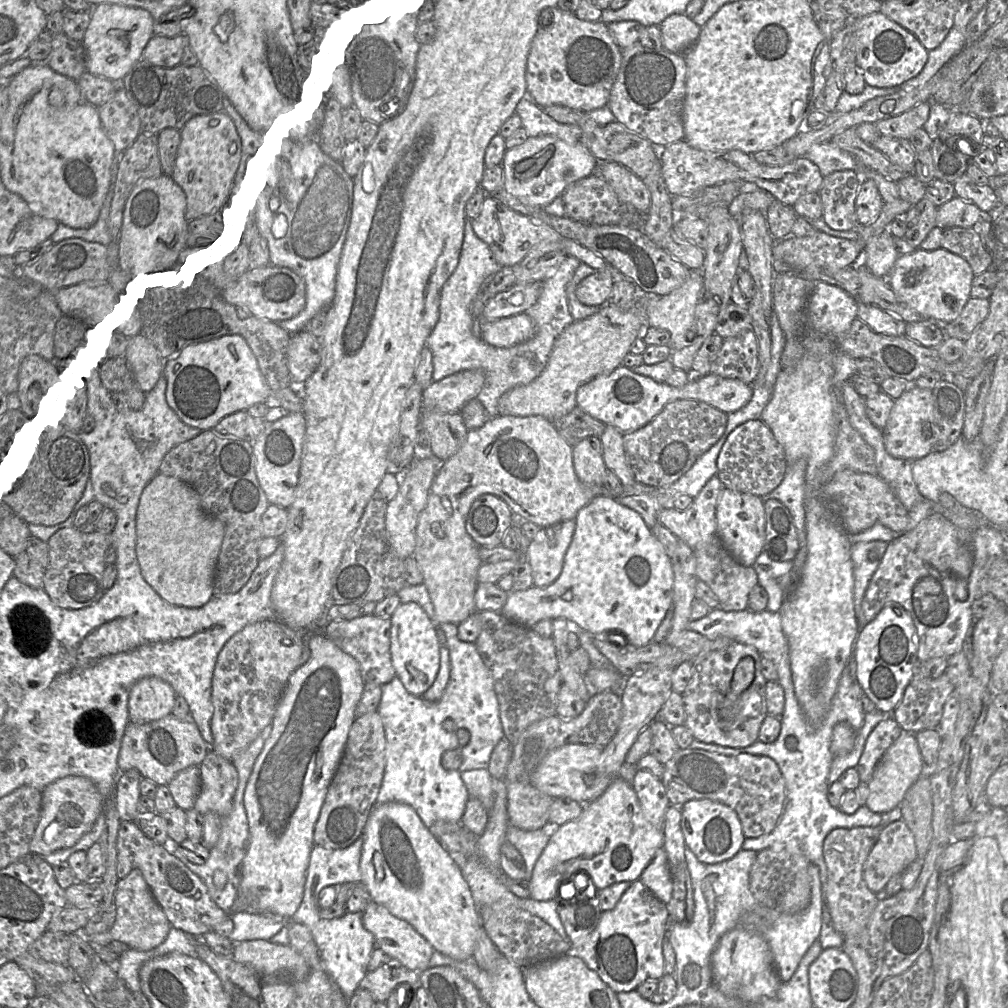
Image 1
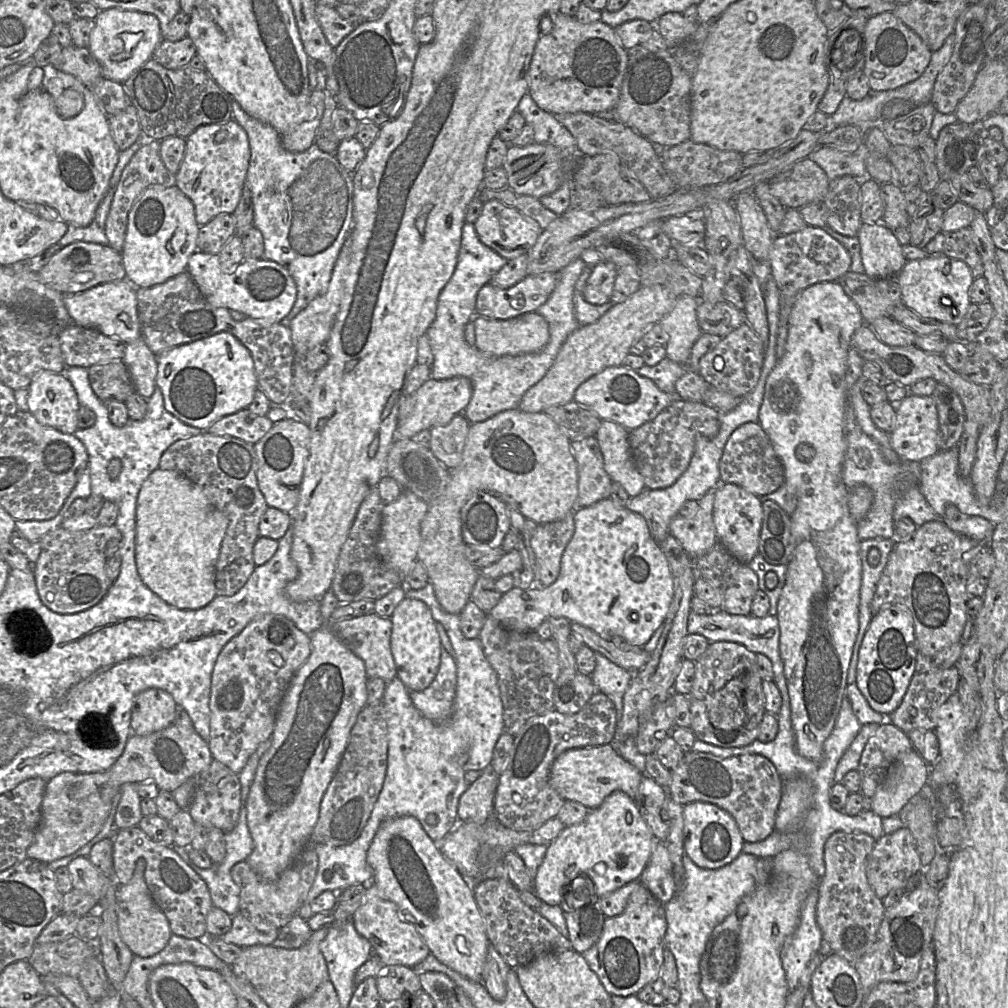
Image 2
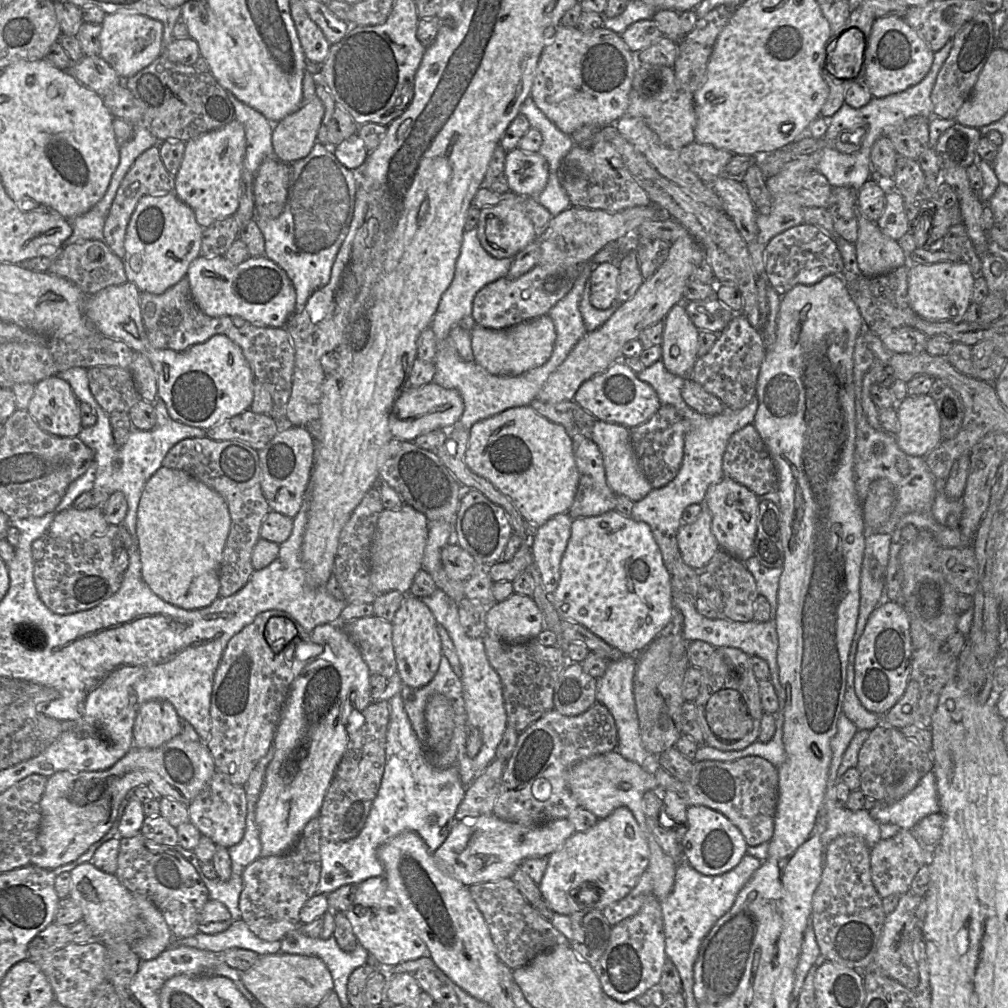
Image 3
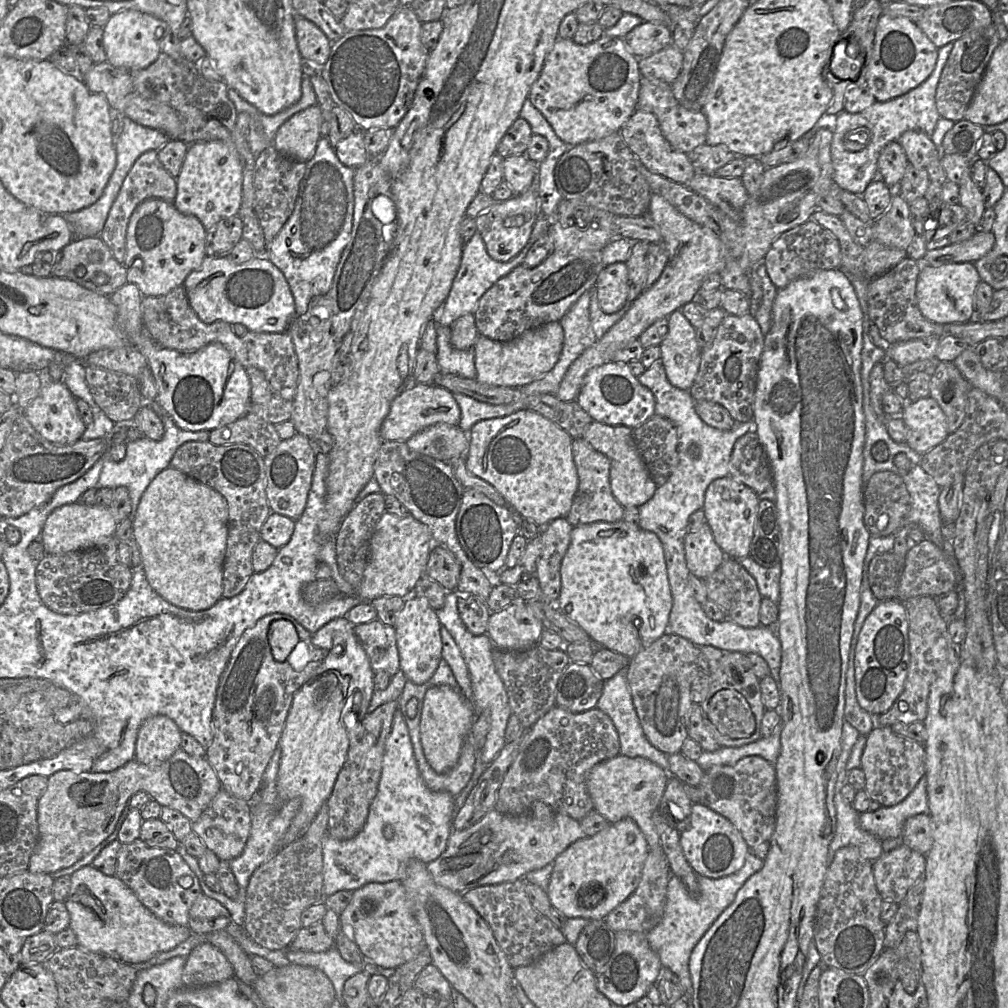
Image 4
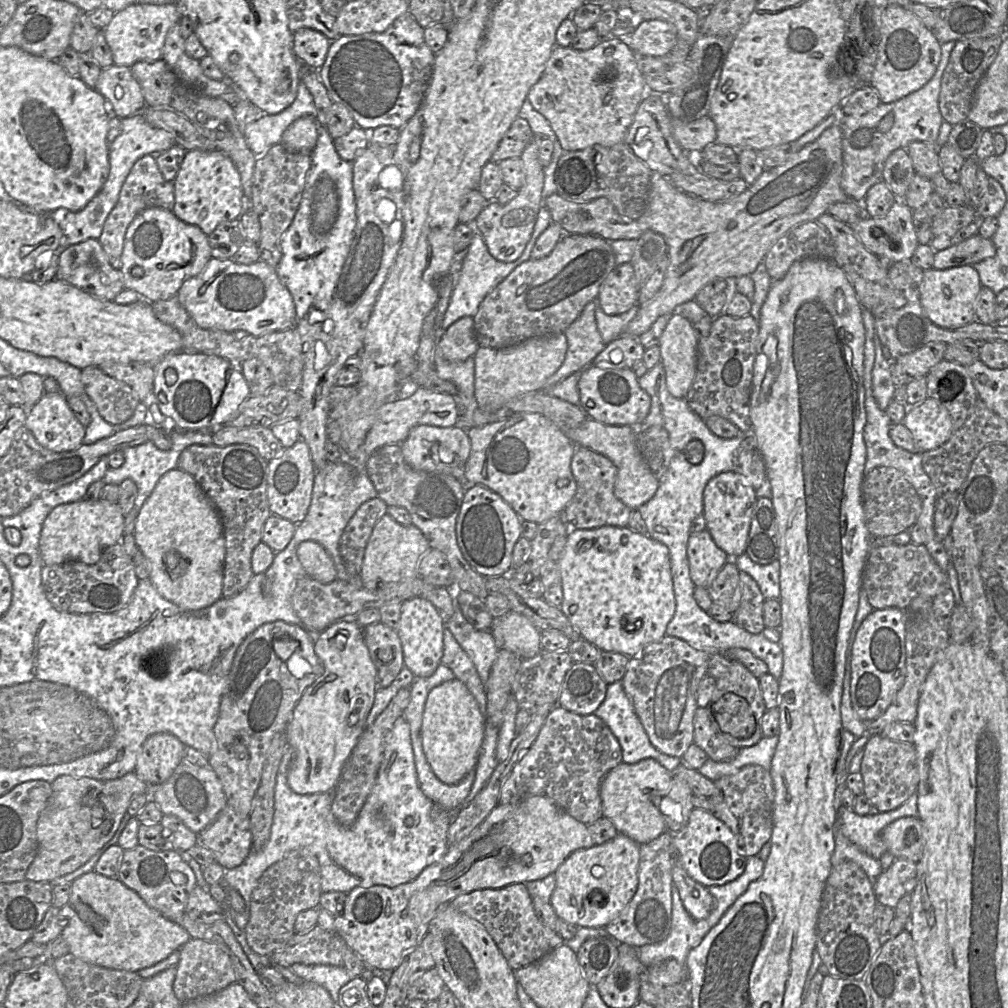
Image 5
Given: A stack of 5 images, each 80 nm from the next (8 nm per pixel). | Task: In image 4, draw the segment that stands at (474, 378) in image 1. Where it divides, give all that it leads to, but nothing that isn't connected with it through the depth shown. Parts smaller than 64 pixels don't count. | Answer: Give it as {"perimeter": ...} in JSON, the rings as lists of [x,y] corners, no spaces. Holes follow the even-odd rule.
{"perimeter":[[[414,383],[405,388],[391,403],[390,411],[382,423],[380,435],[384,442],[406,442],[421,430],[437,424],[457,426],[460,416],[460,407],[451,392],[434,383]]]}

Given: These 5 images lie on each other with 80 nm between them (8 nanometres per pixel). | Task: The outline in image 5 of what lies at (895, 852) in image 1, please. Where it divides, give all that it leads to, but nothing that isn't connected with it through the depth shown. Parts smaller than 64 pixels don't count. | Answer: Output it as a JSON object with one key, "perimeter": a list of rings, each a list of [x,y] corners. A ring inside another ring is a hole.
{"perimeter":[[[895,859],[874,883],[878,903],[895,908],[900,898],[913,892],[916,881],[917,863],[908,859]]]}

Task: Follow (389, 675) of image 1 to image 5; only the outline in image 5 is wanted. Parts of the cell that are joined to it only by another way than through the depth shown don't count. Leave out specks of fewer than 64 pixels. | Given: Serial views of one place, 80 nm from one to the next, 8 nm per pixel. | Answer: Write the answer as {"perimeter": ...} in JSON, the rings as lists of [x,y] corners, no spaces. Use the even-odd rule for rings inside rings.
{"perimeter":[[[378,622],[363,627],[363,638],[370,658],[377,670],[388,670],[397,676],[404,667],[403,650],[397,632],[385,624]]]}

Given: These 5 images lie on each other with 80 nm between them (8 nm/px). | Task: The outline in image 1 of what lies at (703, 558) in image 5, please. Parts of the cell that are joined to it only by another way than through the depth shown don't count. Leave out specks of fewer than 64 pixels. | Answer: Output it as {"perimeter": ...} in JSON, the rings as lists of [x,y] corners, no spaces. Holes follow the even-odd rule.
{"perimeter":[[[714,475],[688,509],[663,508],[658,522],[692,549],[705,544],[717,535],[716,507],[723,488],[718,475]]]}

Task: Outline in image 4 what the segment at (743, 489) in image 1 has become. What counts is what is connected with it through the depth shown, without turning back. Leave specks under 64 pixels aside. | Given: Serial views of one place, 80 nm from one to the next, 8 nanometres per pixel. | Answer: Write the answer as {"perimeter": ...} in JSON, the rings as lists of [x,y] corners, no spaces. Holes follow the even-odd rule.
{"perimeter":[[[749,431],[735,441],[729,476],[757,495],[773,487],[772,469],[756,432]]]}

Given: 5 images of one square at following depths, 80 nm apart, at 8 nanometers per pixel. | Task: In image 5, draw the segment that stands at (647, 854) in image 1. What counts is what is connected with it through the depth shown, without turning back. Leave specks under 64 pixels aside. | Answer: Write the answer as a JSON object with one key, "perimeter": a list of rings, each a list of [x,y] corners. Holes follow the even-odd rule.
{"perimeter":[[[618,833],[613,839],[589,848],[581,848],[572,852],[556,870],[556,886],[550,903],[559,918],[581,927],[605,928],[615,920],[633,898],[638,882],[640,844]]]}

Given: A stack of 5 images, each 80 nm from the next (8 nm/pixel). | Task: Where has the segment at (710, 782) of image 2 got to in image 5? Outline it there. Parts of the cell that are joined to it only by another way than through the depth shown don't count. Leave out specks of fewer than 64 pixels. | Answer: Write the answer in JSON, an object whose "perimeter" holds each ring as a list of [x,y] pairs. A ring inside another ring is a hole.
{"perimeter":[[[746,765],[736,774],[723,776],[713,783],[715,791],[710,799],[714,815],[728,826],[746,857],[756,856],[772,836],[774,786],[769,770]]]}

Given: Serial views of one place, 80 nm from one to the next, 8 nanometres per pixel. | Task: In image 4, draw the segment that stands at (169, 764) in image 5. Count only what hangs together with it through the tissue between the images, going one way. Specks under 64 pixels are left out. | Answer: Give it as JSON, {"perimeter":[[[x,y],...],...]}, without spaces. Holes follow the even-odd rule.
{"perimeter":[[[155,715],[139,727],[134,759],[153,766],[169,759],[181,748],[181,731],[169,717]]]}

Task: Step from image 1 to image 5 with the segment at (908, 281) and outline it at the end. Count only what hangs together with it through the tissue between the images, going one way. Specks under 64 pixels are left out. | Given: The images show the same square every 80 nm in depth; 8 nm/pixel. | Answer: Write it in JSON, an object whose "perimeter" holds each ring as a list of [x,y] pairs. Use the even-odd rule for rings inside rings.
{"perimeter":[[[972,265],[943,270],[931,268],[924,271],[920,286],[920,302],[926,316],[943,328],[959,328],[975,320],[975,306],[982,285],[979,274]]]}

